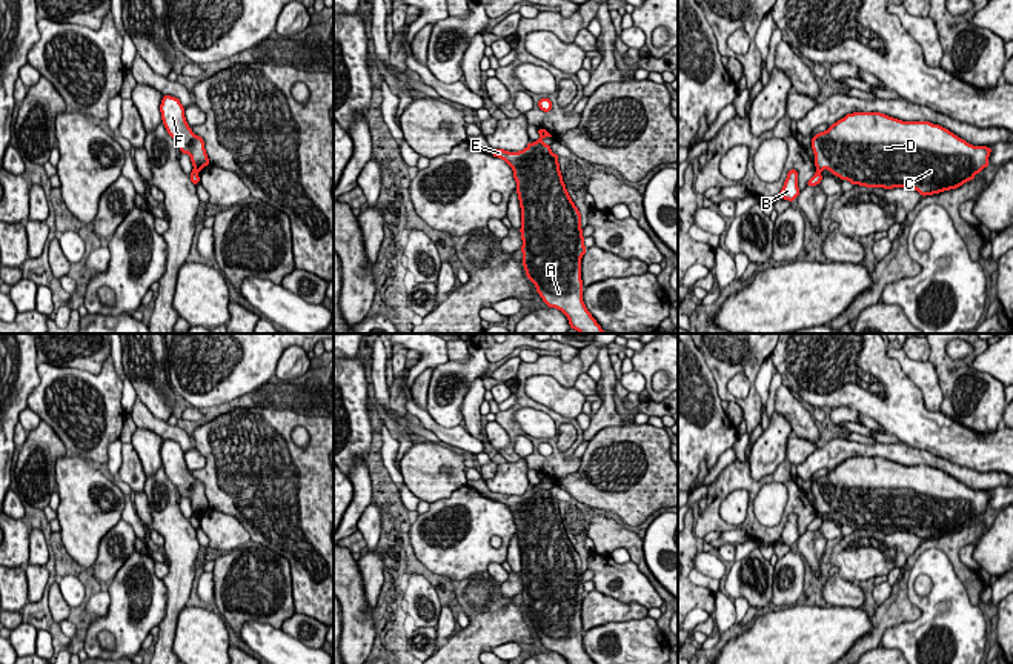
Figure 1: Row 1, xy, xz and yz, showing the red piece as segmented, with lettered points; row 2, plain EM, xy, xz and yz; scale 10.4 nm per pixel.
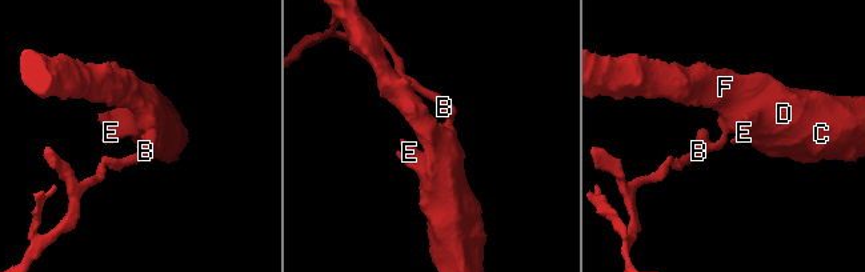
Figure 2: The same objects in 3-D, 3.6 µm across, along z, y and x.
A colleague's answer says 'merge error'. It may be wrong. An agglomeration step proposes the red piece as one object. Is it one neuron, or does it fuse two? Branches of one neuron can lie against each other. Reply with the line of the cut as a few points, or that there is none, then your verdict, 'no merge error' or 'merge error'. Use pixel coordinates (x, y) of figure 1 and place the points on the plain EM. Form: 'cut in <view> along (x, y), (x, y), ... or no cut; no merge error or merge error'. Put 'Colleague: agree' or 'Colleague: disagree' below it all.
cut in xy along (194, 514), (197, 517); merge error
Colleague: agree

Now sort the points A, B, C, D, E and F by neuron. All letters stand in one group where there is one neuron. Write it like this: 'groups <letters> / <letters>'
groups A C D E F / B

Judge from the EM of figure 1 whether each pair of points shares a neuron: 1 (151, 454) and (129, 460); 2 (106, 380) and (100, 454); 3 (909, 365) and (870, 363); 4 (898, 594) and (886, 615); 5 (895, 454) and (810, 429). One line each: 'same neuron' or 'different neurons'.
1: different neurons
2: same neuron
3: different neurons
4: same neuron
5: different neurons

